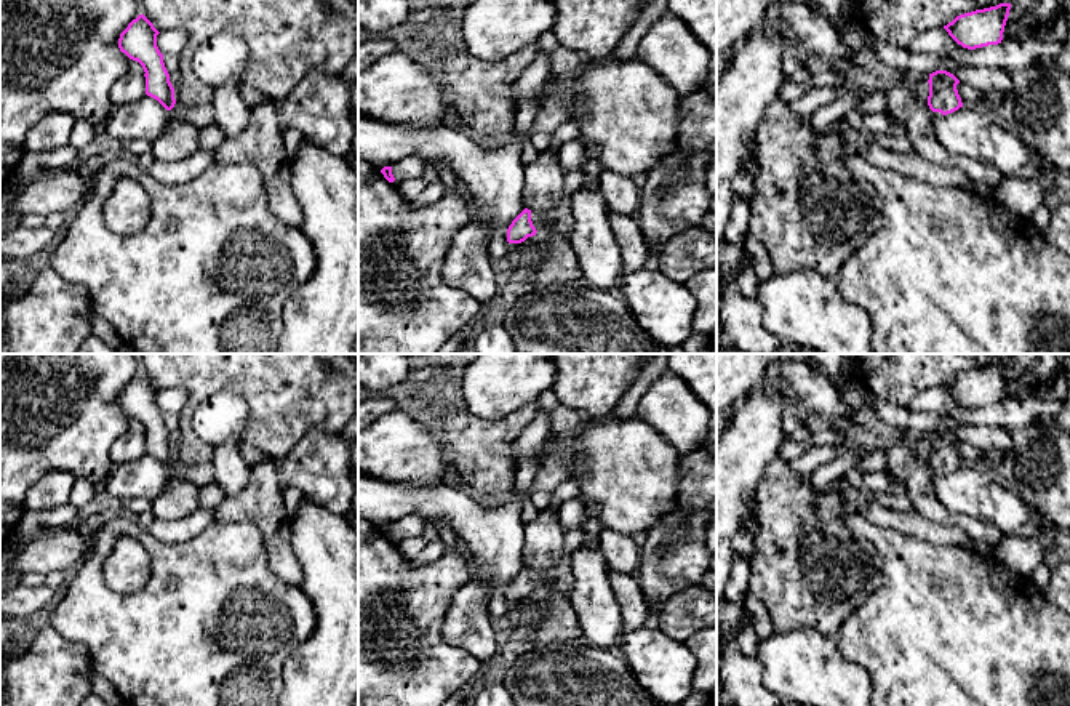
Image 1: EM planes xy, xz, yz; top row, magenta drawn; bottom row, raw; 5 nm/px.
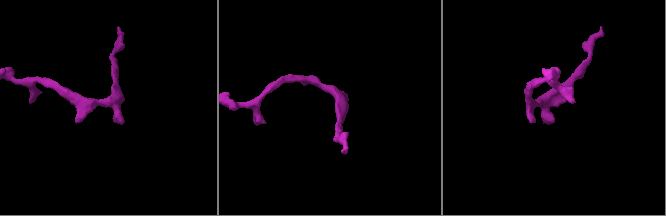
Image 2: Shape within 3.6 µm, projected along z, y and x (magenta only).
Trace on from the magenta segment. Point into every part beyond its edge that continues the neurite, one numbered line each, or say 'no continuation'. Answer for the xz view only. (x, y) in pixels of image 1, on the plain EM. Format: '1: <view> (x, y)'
1: xz (558, 577)

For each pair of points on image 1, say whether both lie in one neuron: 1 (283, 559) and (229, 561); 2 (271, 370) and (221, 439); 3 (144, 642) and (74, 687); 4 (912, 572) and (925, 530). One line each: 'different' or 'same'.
1: different
2: different
3: different
4: different

